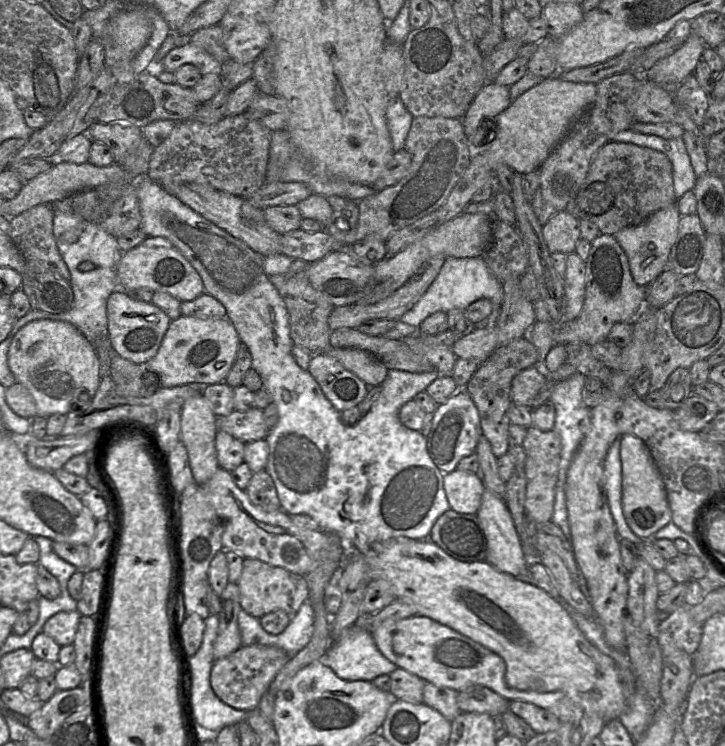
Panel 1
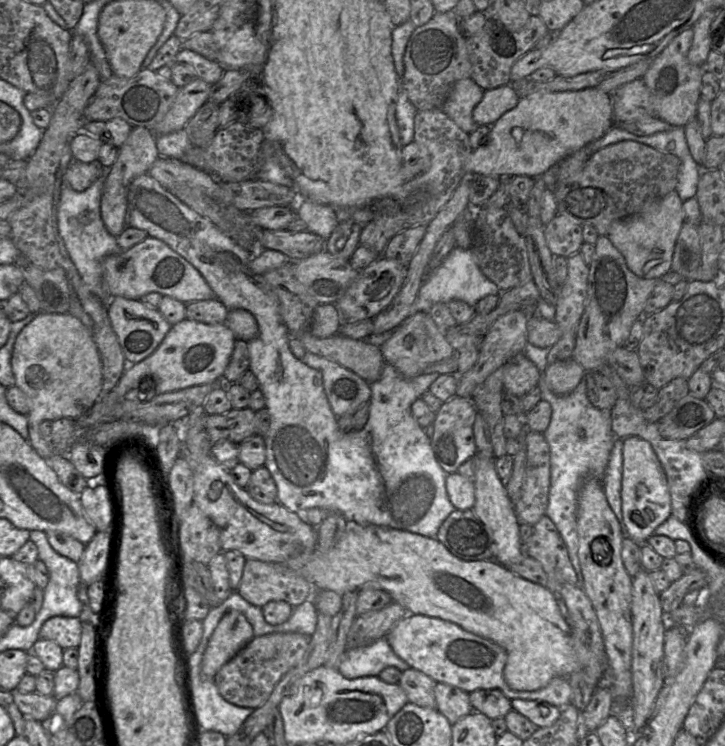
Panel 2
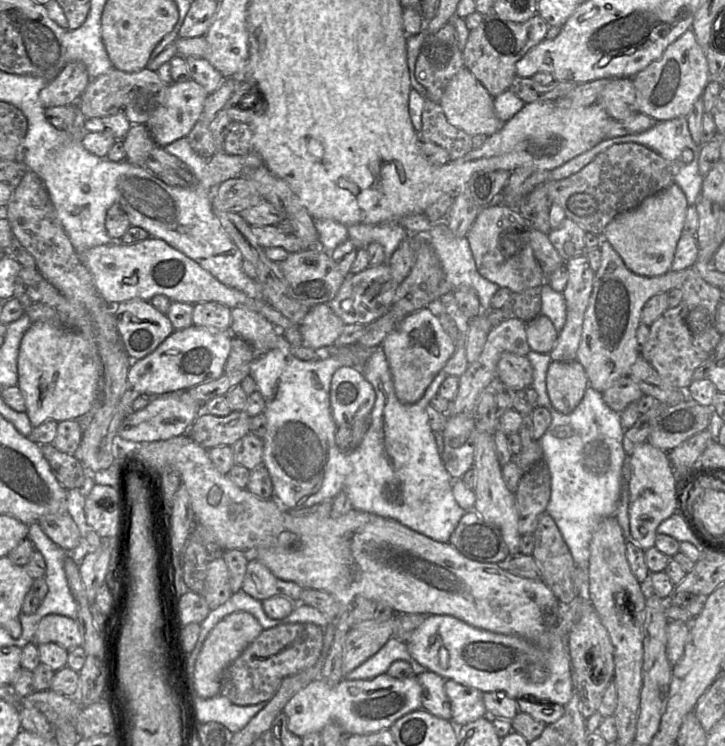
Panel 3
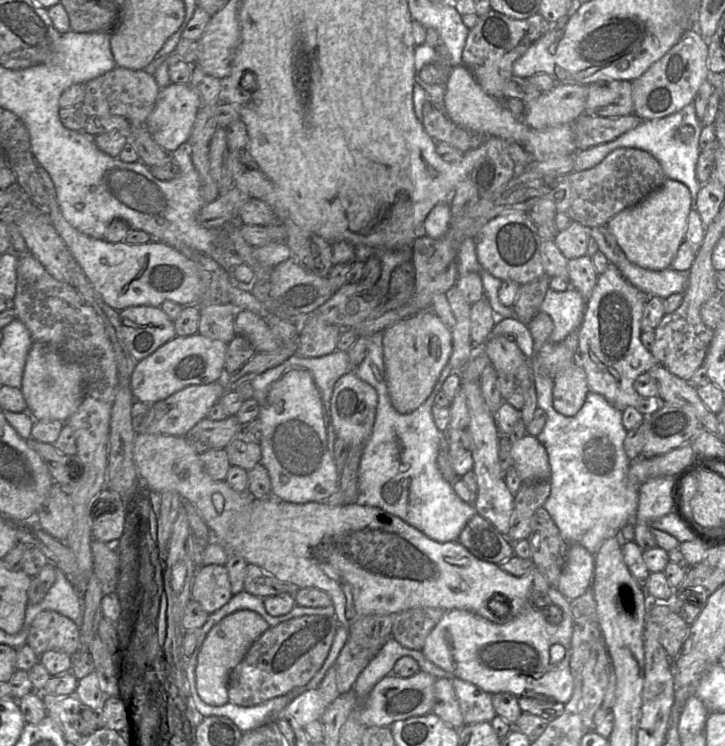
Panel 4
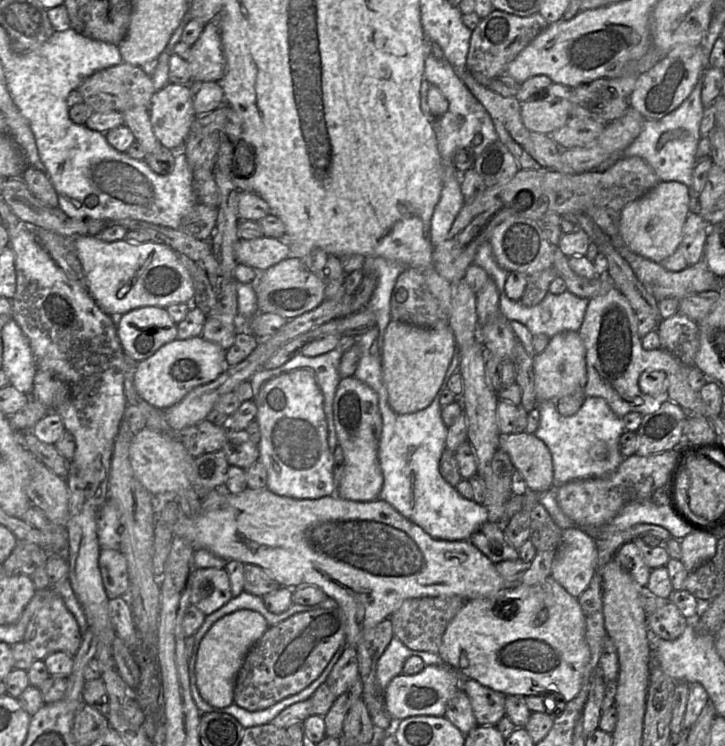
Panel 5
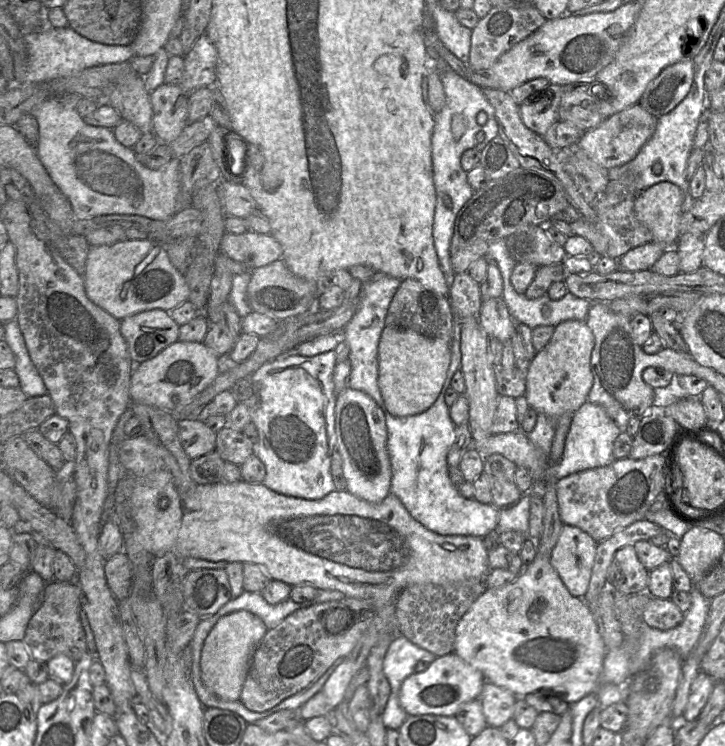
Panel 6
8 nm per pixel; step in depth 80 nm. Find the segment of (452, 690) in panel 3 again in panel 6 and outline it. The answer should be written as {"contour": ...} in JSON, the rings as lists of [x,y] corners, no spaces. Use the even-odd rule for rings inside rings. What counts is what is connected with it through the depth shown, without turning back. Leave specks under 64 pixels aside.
{"contour":[[[485,682],[478,700],[487,725],[499,728],[511,720],[517,698],[518,696],[506,688]]]}

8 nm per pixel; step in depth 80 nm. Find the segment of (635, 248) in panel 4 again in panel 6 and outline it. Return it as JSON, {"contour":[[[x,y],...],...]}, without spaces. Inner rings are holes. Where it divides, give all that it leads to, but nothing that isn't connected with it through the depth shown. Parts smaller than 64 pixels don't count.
{"contour":[[[672,182],[656,183],[636,195],[635,215],[650,229],[653,242],[667,248],[675,246],[680,237],[683,200],[682,190]]]}

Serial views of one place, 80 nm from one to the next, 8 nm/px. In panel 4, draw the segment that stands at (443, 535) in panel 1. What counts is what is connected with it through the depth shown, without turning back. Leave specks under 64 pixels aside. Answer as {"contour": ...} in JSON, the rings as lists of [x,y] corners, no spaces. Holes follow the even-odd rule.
{"contour":[[[477,514],[466,523],[457,541],[472,555],[485,562],[500,565],[515,556],[514,543]]]}

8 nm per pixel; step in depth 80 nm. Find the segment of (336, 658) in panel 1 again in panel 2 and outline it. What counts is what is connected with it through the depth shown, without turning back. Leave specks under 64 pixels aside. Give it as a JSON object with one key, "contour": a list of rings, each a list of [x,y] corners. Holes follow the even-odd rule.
{"contour":[[[386,638],[368,646],[347,649],[337,670],[348,680],[360,677],[378,676],[385,668],[396,667],[403,672],[411,668],[392,650]]]}

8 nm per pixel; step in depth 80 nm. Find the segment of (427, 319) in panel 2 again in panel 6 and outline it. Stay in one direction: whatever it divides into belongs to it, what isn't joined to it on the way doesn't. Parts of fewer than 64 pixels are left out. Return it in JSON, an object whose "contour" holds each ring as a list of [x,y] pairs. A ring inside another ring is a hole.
{"contour":[[[385,326],[378,346],[378,385],[388,411],[409,417],[428,410],[444,385],[451,360],[451,343],[413,330]]]}

